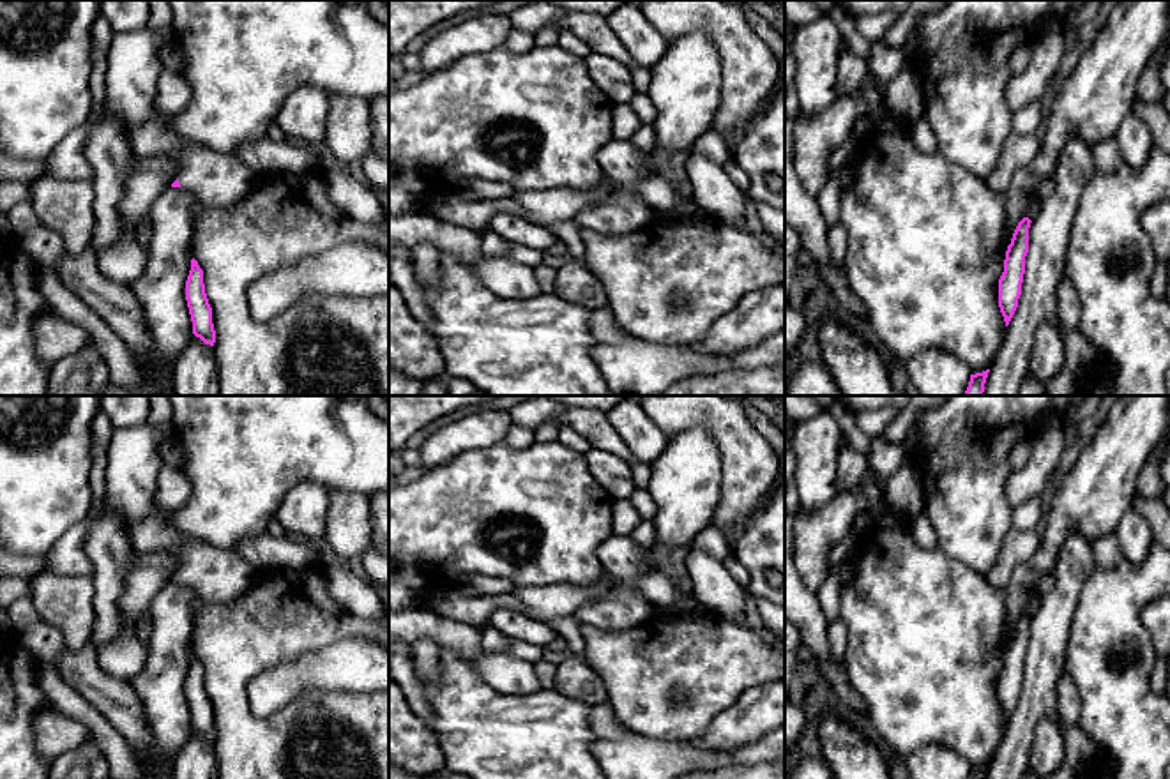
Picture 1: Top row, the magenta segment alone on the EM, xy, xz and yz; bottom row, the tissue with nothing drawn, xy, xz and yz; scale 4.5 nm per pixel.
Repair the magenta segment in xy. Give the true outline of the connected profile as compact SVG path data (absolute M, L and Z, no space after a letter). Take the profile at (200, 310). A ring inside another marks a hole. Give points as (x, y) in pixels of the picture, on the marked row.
M194 258L191 260L191 270L186 281L186 300L193 321L193 334L205 344L214 346L216 330L212 323L212 307L205 293L203 270Z

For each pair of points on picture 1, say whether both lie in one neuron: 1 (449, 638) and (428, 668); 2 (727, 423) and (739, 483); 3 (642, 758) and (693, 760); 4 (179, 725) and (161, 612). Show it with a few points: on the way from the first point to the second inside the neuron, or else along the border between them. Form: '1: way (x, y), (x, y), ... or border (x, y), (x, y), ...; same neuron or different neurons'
1: border (412, 647), (421, 640), (430, 640), (437, 649); different neurons
2: way (736, 437), (739, 442), (739, 468); same neuron
3: way (654, 760), (681, 760); same neuron
4: way (167, 696), (167, 640); same neuron

